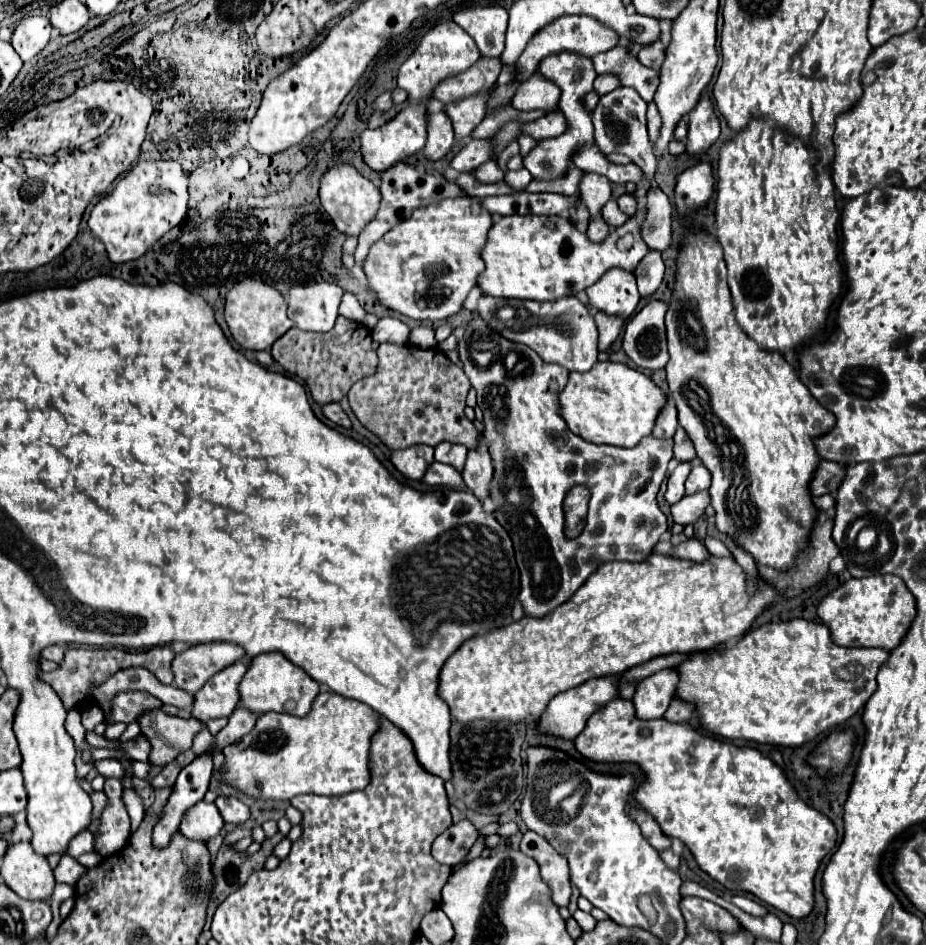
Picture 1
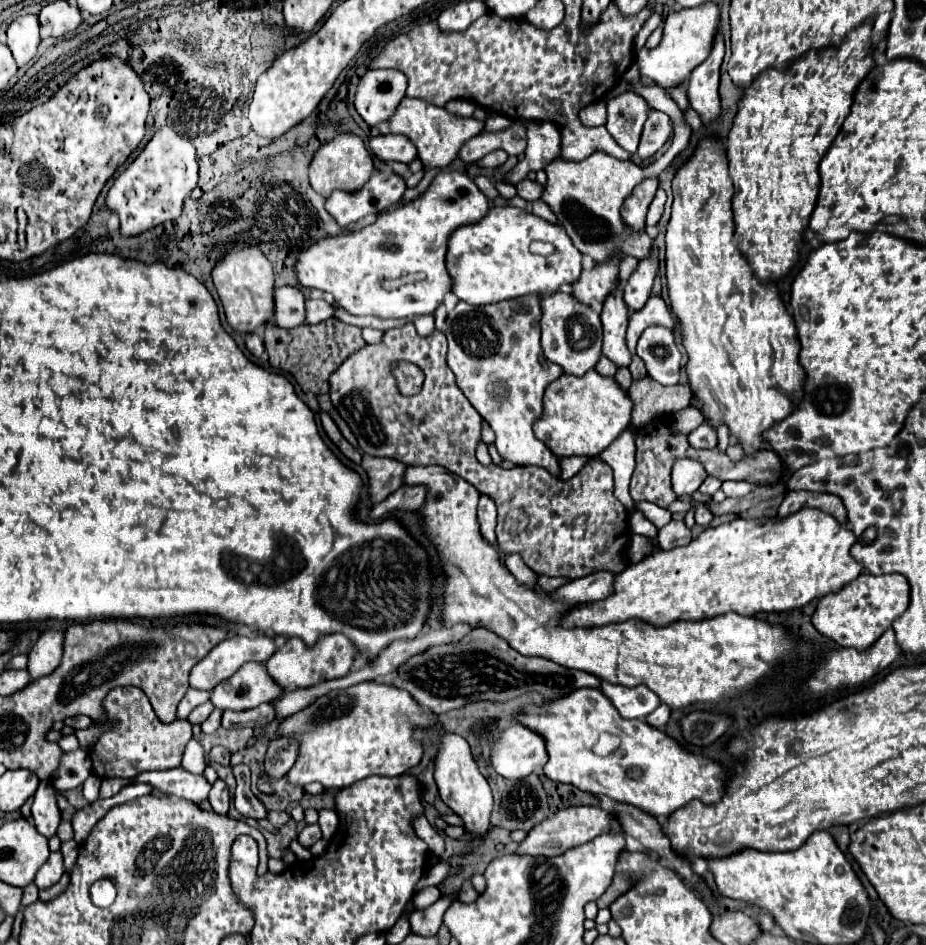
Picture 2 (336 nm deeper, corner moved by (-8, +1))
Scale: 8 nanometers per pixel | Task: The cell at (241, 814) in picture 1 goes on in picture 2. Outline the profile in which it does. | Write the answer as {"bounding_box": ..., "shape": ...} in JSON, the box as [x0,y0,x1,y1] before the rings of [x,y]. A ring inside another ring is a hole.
{"bounding_box":[209,780,231,814],"shape":[[[217,780],[209,792],[209,802],[213,806],[213,810],[217,814],[227,814],[229,810],[229,804],[231,804],[231,798],[229,798],[229,790],[227,790],[227,784],[223,780]]]}

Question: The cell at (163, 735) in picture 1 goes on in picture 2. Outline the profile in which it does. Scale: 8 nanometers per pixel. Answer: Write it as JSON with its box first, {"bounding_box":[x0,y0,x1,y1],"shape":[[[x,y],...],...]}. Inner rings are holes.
{"bounding_box":[91,686,193,780],"shape":[[[135,686],[113,688],[113,692],[109,692],[109,696],[105,696],[105,710],[109,712],[107,718],[117,720],[119,724],[113,730],[103,732],[91,750],[93,772],[99,778],[119,776],[119,778],[133,780],[133,776],[137,776],[139,772],[169,770],[169,768],[177,768],[181,764],[183,750],[185,750],[187,742],[193,738],[189,720],[177,718],[171,724],[161,722],[155,716],[145,692]]]}

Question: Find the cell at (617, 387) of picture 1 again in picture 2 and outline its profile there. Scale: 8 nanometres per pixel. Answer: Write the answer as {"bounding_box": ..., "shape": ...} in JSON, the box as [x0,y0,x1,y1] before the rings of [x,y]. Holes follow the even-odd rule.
{"bounding_box":[533,368,633,456],"shape":[[[593,368],[583,376],[563,374],[545,390],[543,416],[541,416],[541,422],[533,426],[533,430],[535,430],[535,436],[543,440],[545,444],[549,444],[549,448],[553,448],[553,454],[557,456],[597,456],[615,438],[619,438],[621,432],[625,432],[631,426],[631,412],[633,412],[633,400],[617,384],[617,380],[611,376],[601,376]]]}

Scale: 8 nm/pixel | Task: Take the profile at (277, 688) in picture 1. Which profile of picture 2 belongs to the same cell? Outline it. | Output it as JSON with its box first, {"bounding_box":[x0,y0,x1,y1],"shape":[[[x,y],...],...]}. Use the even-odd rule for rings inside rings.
{"bounding_box":[265,634,355,688],"shape":[[[333,634],[333,636],[323,636],[315,648],[305,648],[305,644],[297,638],[293,640],[287,640],[287,644],[283,648],[279,648],[267,662],[265,662],[265,668],[269,672],[269,676],[273,678],[273,682],[279,686],[279,688],[289,688],[289,686],[295,686],[295,688],[309,688],[309,686],[317,686],[319,682],[325,682],[325,680],[335,680],[335,678],[343,678],[351,664],[353,664],[353,658],[355,658],[355,648],[353,644],[341,636],[341,634]]]}

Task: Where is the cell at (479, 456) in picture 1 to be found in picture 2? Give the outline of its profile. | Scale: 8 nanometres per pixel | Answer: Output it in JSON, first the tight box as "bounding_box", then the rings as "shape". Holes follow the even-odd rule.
{"bounding_box":[477,496,497,544],"shape":[[[481,496],[479,508],[477,508],[477,518],[481,524],[481,534],[485,540],[495,544],[495,520],[497,520],[497,506],[495,500],[489,496]]]}

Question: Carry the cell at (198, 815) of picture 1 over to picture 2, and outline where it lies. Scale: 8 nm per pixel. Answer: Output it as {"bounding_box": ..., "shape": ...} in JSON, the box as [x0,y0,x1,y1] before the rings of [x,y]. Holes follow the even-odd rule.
{"bounding_box":[135,768,211,804],"shape":[[[183,768],[161,770],[161,772],[141,772],[139,776],[135,776],[135,782],[145,782],[163,794],[179,796],[193,804],[205,802],[211,790],[211,784],[203,776],[191,774]]]}

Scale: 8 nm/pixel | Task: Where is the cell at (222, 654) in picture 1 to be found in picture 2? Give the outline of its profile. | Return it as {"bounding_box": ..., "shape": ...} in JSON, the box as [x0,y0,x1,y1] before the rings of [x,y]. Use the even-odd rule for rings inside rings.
{"bounding_box":[189,636,277,690],"shape":[[[271,636],[227,638],[193,666],[189,684],[197,690],[213,690],[219,682],[233,676],[245,662],[265,662],[275,650],[277,648]]]}

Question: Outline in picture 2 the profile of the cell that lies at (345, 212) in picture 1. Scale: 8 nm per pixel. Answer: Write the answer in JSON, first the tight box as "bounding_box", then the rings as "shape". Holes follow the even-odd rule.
{"bounding_box":[309,134,373,198],"shape":[[[339,134],[331,142],[323,144],[309,166],[309,180],[311,188],[321,194],[323,198],[329,198],[333,190],[345,190],[345,192],[357,192],[361,186],[367,184],[373,172],[373,158],[367,152],[363,140],[355,134]]]}

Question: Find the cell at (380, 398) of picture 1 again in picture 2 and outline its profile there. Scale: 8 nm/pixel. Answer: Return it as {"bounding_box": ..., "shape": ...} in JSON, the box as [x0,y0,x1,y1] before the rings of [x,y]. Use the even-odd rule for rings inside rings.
{"bounding_box":[329,322,629,578],"shape":[[[413,322],[405,324],[403,328],[387,330],[379,344],[367,344],[363,352],[355,352],[341,364],[341,368],[329,378],[331,382],[331,400],[339,414],[345,418],[349,428],[353,430],[359,448],[369,456],[387,456],[395,460],[403,460],[405,464],[413,466],[427,466],[439,464],[445,466],[449,472],[463,476],[471,482],[481,494],[493,496],[497,500],[497,544],[505,554],[519,554],[523,562],[535,570],[537,574],[545,576],[569,576],[569,578],[583,578],[597,570],[609,570],[613,574],[621,572],[625,564],[621,556],[629,544],[629,524],[627,524],[627,510],[623,504],[613,496],[613,474],[611,468],[593,458],[587,462],[573,478],[559,480],[549,476],[543,468],[525,468],[515,466],[511,470],[503,470],[499,466],[483,466],[475,458],[475,446],[481,438],[481,416],[469,404],[465,396],[461,396],[461,388],[455,382],[451,368],[447,366],[447,340],[443,332],[433,332],[431,336],[423,338],[417,334]],[[391,360],[413,360],[425,372],[425,384],[419,394],[415,396],[401,396],[389,366]]]}

